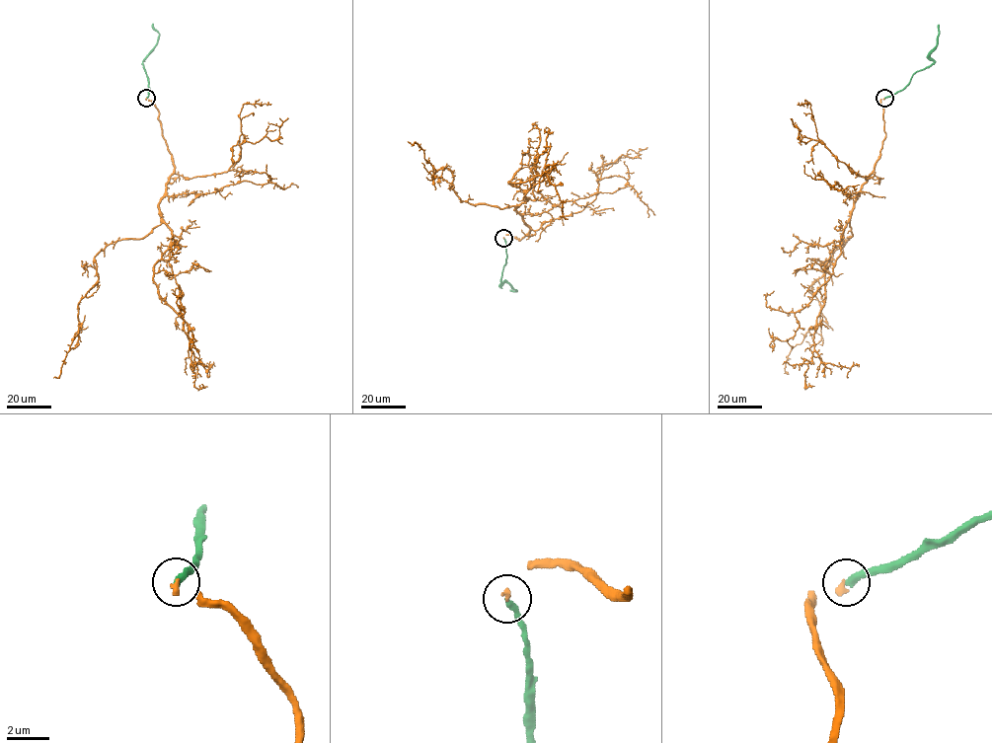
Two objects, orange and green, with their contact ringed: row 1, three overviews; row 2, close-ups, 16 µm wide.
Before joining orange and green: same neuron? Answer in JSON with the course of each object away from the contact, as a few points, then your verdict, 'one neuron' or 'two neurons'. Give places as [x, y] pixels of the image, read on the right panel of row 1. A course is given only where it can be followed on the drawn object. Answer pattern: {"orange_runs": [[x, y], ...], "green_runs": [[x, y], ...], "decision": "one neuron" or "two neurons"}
{"orange_runs": [[883, 98], [885, 136], [854, 203], [852, 236], [811, 285], [826, 320], [792, 349], [784, 373]], "green_runs": [[884, 98], [901, 91], [912, 76], [933, 62], [930, 54], [937, 43], [938, 24]], "decision": "one neuron"}

